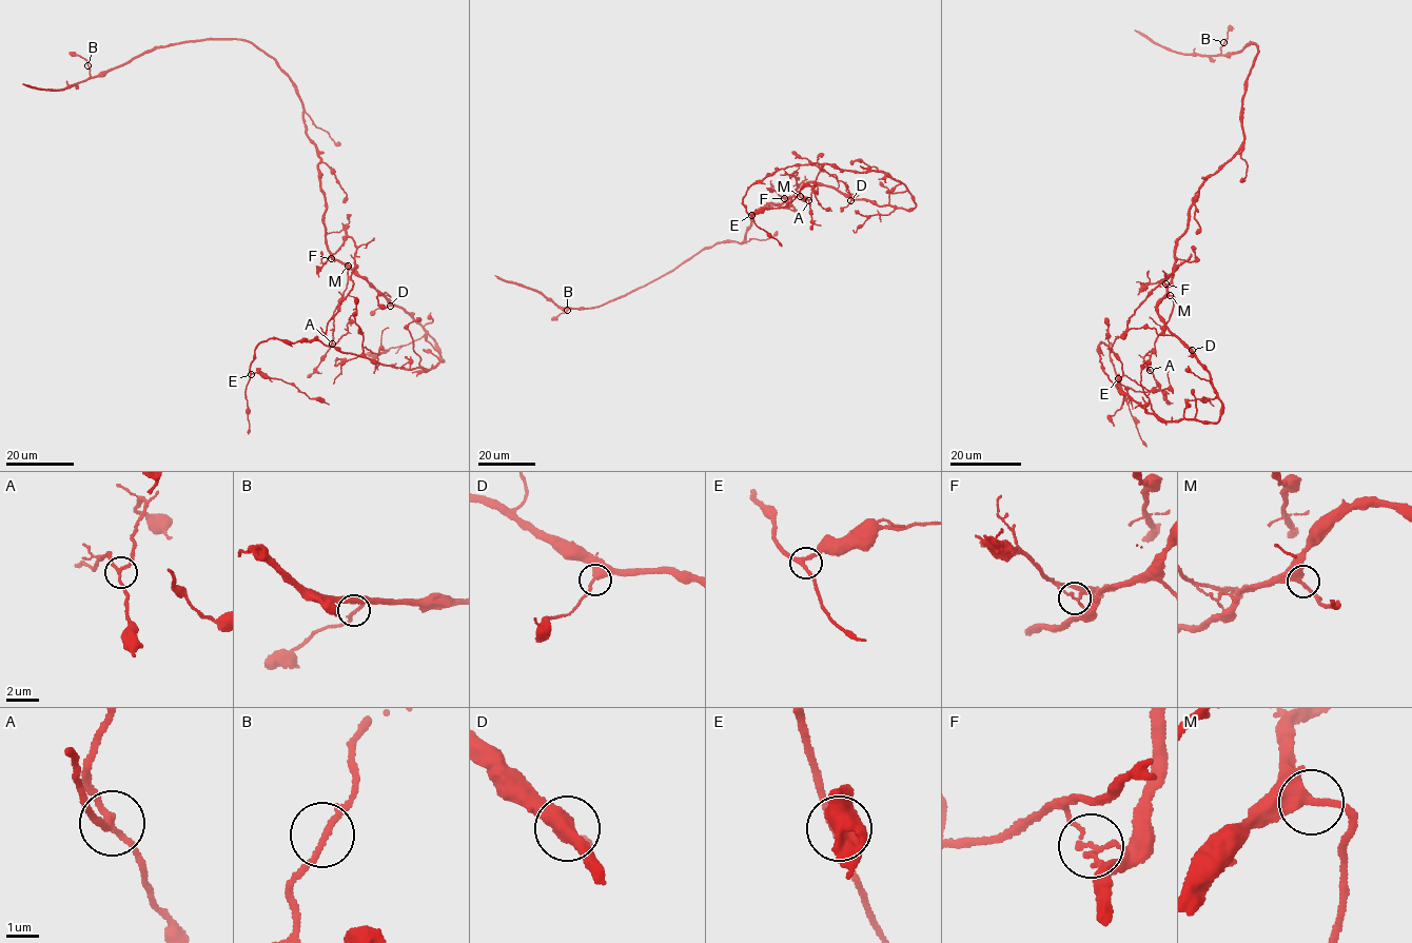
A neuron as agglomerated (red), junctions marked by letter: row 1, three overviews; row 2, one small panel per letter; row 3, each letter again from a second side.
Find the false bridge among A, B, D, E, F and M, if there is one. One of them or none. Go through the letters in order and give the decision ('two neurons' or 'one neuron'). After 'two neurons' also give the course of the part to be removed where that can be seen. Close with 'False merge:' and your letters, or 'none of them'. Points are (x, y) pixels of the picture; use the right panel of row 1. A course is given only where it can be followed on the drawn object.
A: one neuron
B: one neuron
D: one neuron
E: one neuron
F: two neurons | (1165, 285), (1163, 279), (1168, 278), (1177, 267), (1137, 309), (1126, 331), (1116, 339), (1112, 350), (1111, 342)
M: one neuron
False merge: F

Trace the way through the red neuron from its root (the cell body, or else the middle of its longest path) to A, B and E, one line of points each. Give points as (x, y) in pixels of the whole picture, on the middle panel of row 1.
A: (793, 196), (808, 200)
B: (793, 196), (752, 213), (741, 243), (726, 240), (705, 247), (626, 294), (567, 310)
E: (793, 196), (820, 182), (879, 205), (916, 205), (882, 172), (815, 163), (756, 181), (742, 202), (751, 215)

